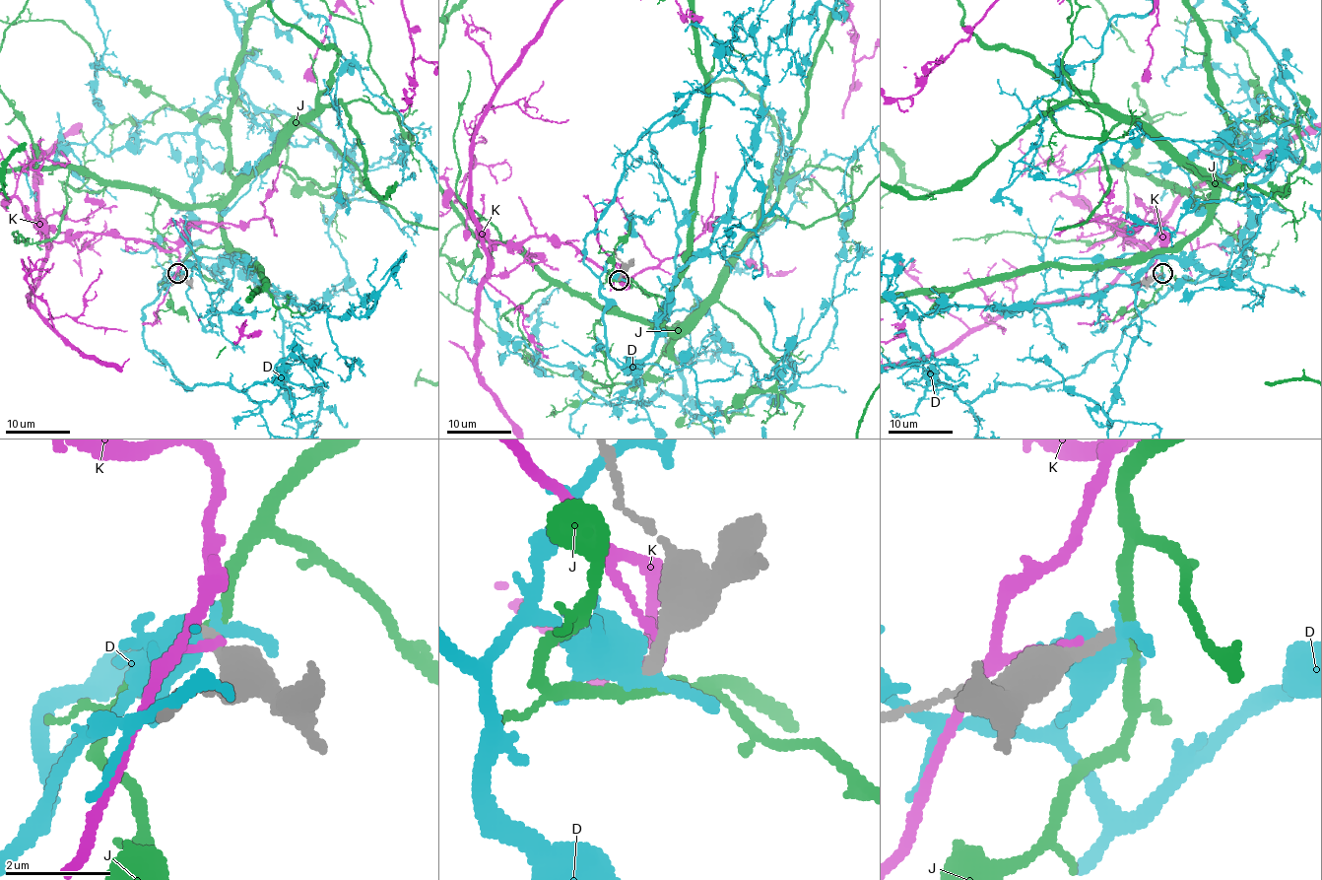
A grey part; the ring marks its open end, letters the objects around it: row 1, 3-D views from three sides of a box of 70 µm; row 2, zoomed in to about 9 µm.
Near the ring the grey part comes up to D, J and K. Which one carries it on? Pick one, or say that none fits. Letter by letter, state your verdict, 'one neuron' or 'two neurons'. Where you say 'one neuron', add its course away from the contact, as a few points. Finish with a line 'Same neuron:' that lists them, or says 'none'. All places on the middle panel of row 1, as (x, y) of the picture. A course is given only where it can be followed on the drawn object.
D: two neurons
J: two neurons
K: two neurons
Same neuron: none

